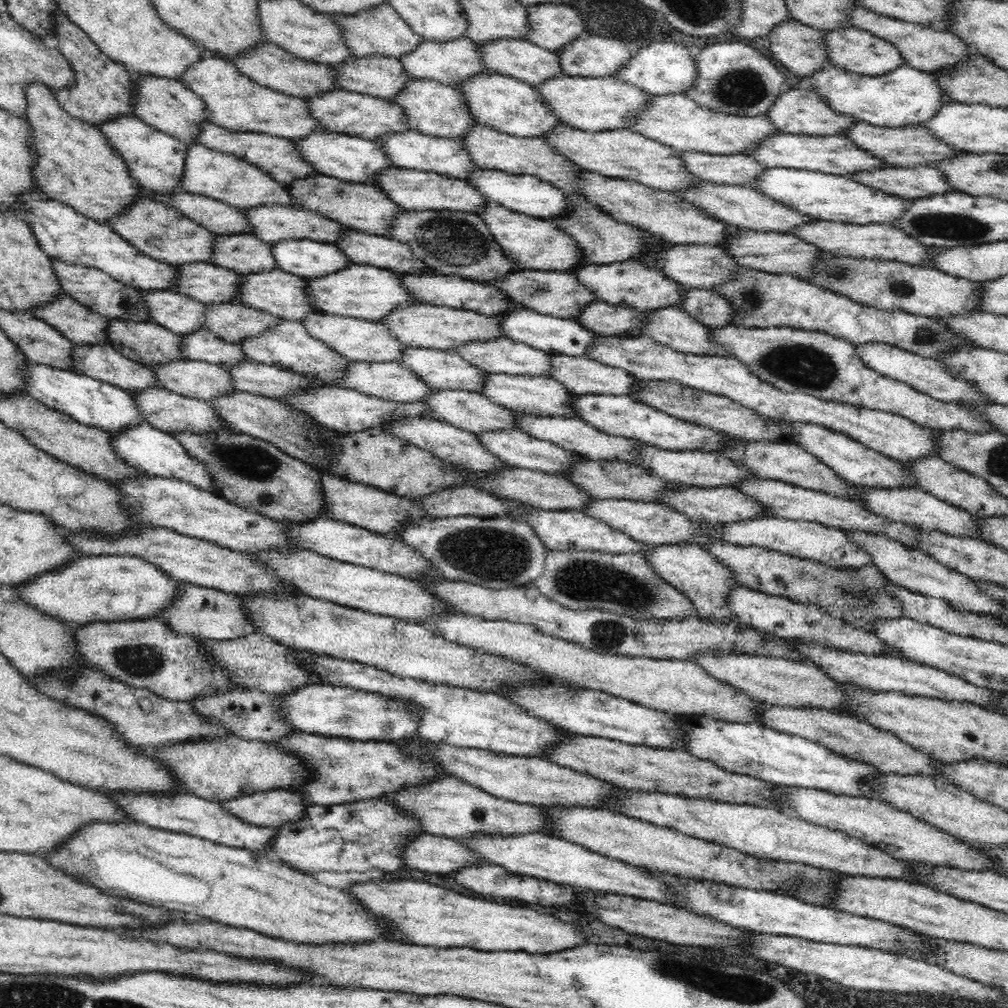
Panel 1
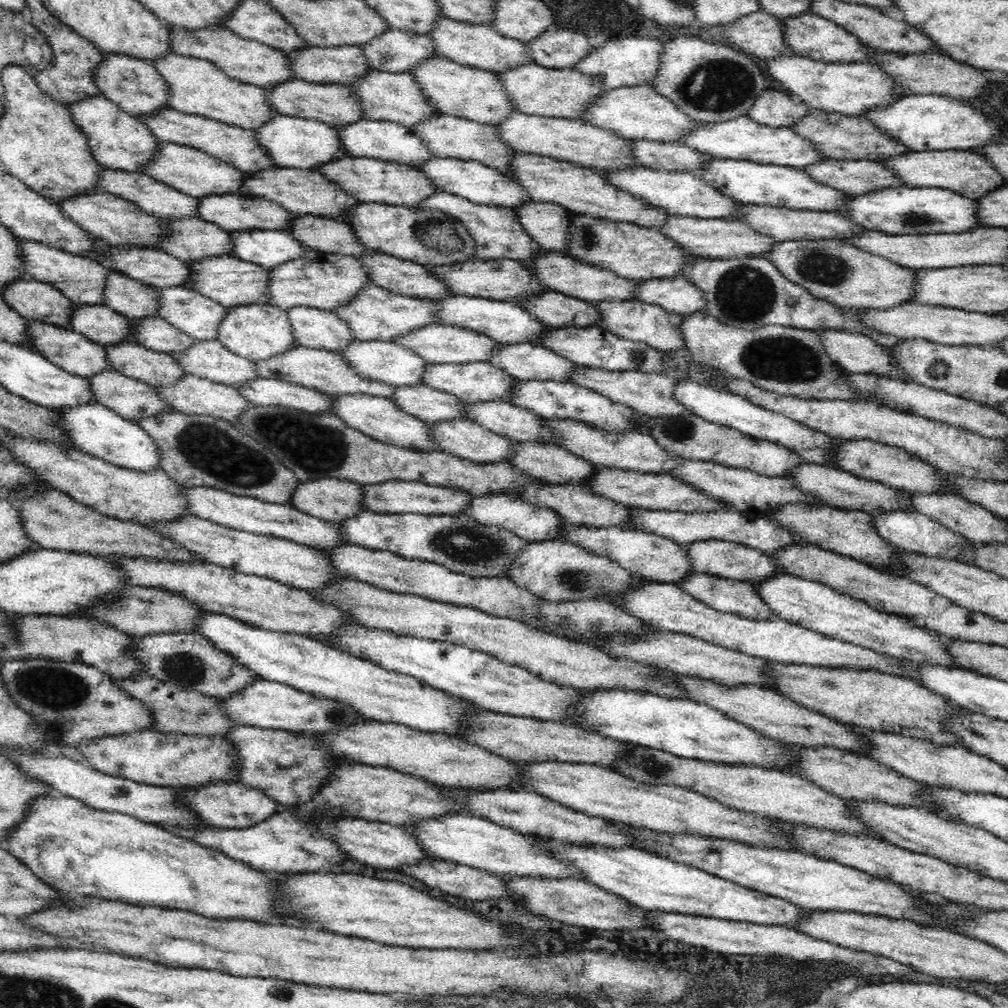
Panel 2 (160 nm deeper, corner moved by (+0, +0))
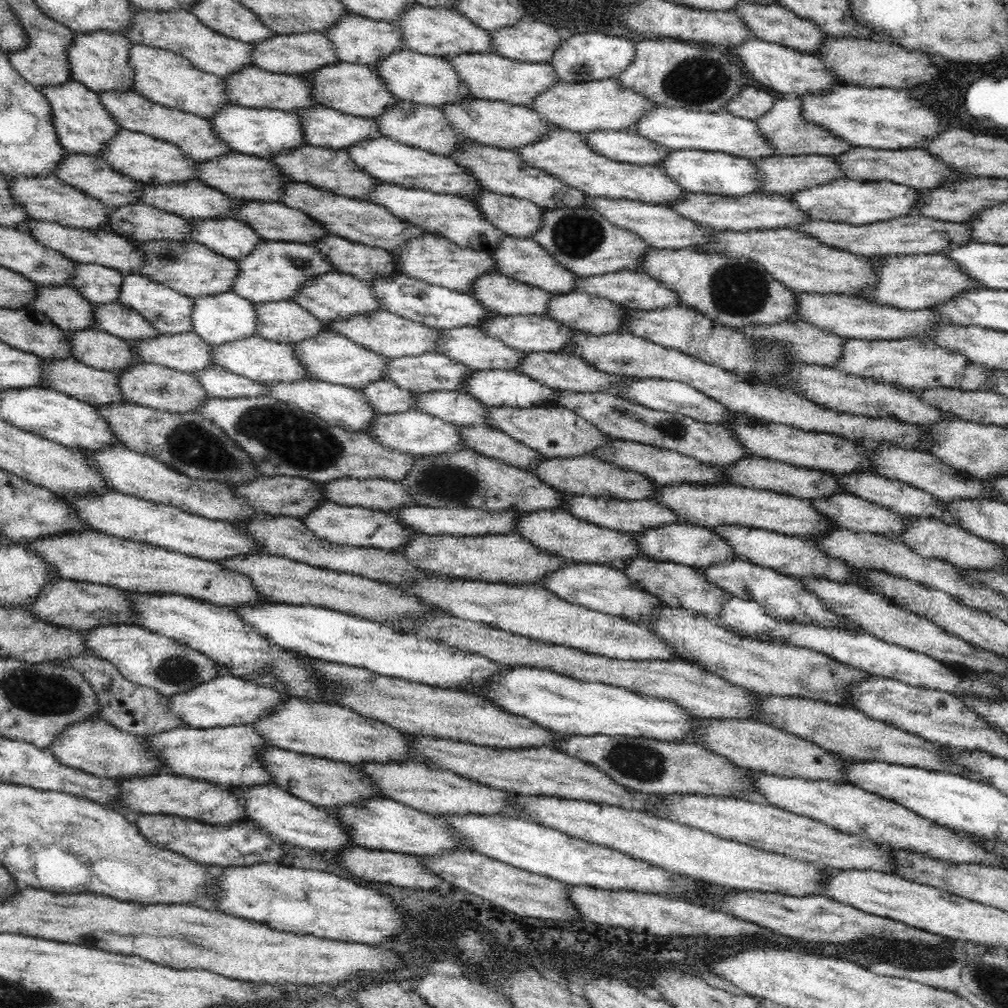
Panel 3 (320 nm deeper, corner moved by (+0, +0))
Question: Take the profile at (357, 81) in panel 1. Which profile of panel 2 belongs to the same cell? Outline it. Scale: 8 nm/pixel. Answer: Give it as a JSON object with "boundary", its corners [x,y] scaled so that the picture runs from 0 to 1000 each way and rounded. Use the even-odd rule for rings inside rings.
{"boundary":[[[302,45],[293,51],[282,53],[287,60],[291,75],[309,82],[335,82],[344,85],[345,82],[369,69],[369,65],[366,65],[361,60],[357,46],[313,47],[312,45]]]}

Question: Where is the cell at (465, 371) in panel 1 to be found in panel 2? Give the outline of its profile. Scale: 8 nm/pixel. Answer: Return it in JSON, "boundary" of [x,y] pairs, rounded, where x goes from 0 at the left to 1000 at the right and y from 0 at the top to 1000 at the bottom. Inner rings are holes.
{"boundary":[[[351,336],[340,348],[333,349],[353,368],[357,376],[385,381],[389,384],[419,382],[421,370],[427,359],[423,359],[410,347],[387,338]]]}

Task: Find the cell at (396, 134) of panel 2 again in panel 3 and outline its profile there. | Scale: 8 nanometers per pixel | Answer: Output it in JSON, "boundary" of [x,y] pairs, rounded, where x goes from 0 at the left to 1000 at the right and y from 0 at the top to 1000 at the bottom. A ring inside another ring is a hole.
{"boundary":[[[313,104],[289,111],[297,117],[303,141],[322,148],[344,148],[365,136],[378,136],[372,118]]]}

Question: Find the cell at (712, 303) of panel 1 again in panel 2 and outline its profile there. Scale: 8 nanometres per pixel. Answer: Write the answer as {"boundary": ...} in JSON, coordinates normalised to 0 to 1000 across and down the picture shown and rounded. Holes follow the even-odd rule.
{"boundary":[[[676,274],[637,277],[630,286],[630,296],[679,313],[700,306],[696,289]]]}

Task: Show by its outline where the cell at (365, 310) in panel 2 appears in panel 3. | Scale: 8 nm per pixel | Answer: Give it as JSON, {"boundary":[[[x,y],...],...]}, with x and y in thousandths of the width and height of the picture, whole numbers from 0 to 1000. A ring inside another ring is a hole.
{"boundary":[[[327,269],[306,277],[303,283],[291,292],[289,299],[319,318],[332,318],[341,314],[344,316],[349,313],[362,313],[380,307],[379,300],[374,300],[368,288],[368,281],[337,269]]]}

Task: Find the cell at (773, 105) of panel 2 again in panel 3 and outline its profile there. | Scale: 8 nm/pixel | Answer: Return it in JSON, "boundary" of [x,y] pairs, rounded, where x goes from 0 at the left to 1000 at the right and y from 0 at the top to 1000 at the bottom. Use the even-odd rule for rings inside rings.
{"boundary":[[[742,84],[735,87],[735,90],[720,102],[718,109],[728,115],[749,120],[766,107],[768,100],[770,98],[768,99],[762,91]]]}

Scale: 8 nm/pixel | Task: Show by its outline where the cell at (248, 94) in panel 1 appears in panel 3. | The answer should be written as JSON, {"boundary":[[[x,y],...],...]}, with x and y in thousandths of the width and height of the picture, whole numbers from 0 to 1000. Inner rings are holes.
{"boundary":[[[132,44],[128,52],[128,64],[133,72],[132,90],[167,107],[209,116],[222,104],[227,104],[221,77],[194,67],[186,58],[146,44]]]}

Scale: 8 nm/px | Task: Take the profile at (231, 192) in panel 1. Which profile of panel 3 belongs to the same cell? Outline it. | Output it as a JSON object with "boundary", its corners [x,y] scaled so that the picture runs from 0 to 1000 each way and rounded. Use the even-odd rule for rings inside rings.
{"boundary":[[[119,128],[108,141],[108,144],[96,153],[98,153],[98,157],[108,161],[113,170],[144,183],[197,180],[198,170],[193,163],[196,159],[185,157],[182,151],[169,141],[155,139],[152,135],[142,134],[138,131]]]}

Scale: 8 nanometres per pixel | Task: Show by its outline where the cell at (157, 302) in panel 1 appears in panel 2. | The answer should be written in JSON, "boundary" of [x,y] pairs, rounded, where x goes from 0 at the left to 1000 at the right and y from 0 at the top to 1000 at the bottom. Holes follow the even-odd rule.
{"boundary":[[[117,269],[105,273],[102,302],[129,316],[156,313],[158,287]]]}

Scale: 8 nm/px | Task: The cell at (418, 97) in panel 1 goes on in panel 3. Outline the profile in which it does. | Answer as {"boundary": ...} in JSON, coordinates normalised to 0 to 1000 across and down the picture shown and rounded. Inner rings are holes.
{"boundary":[[[335,61],[302,72],[299,76],[309,83],[309,93],[313,101],[346,114],[369,118],[399,100],[385,91],[376,73],[372,73],[365,64]]]}

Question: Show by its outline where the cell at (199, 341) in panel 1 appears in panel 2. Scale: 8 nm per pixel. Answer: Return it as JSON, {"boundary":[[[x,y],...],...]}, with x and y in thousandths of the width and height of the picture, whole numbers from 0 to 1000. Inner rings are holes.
{"boundary":[[[157,313],[130,316],[129,337],[157,349],[173,351],[184,348],[195,336],[173,325]]]}

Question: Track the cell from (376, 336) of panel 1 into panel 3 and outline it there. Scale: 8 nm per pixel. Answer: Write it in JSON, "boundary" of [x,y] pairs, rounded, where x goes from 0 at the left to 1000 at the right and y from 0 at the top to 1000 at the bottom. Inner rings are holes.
{"boundary":[[[289,298],[253,301],[253,313],[255,333],[276,340],[295,340],[321,329],[321,318]]]}

